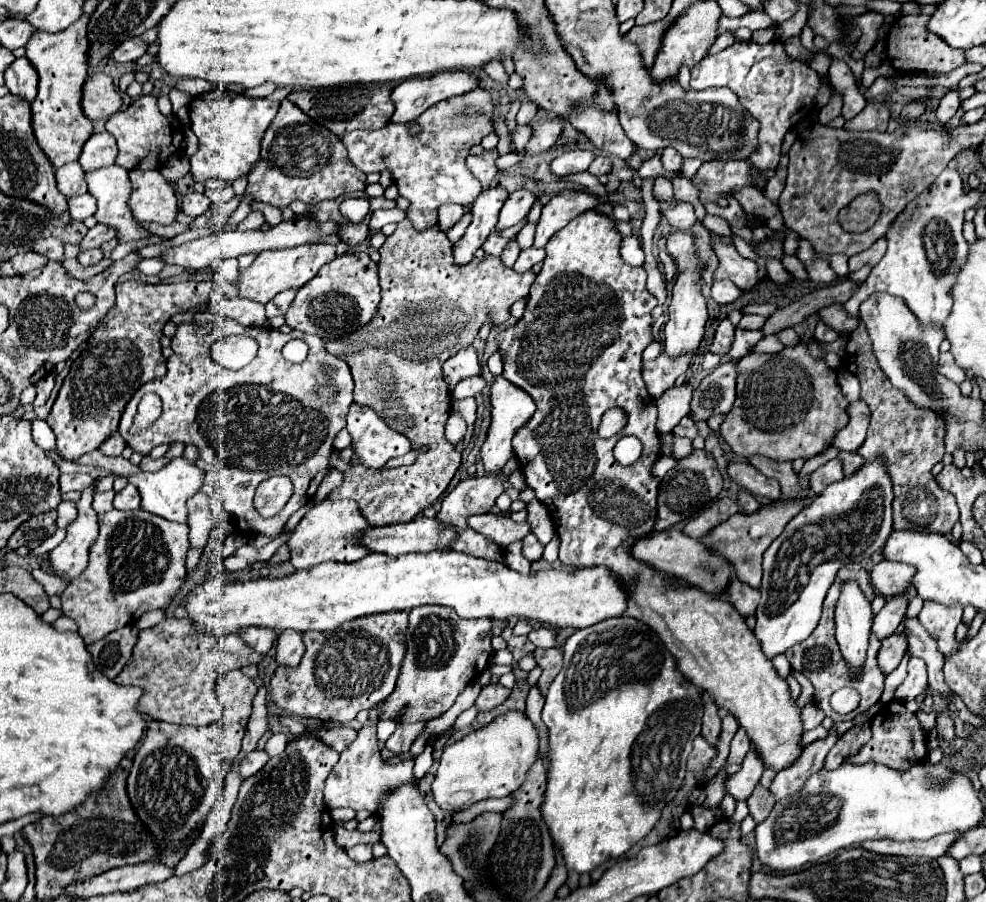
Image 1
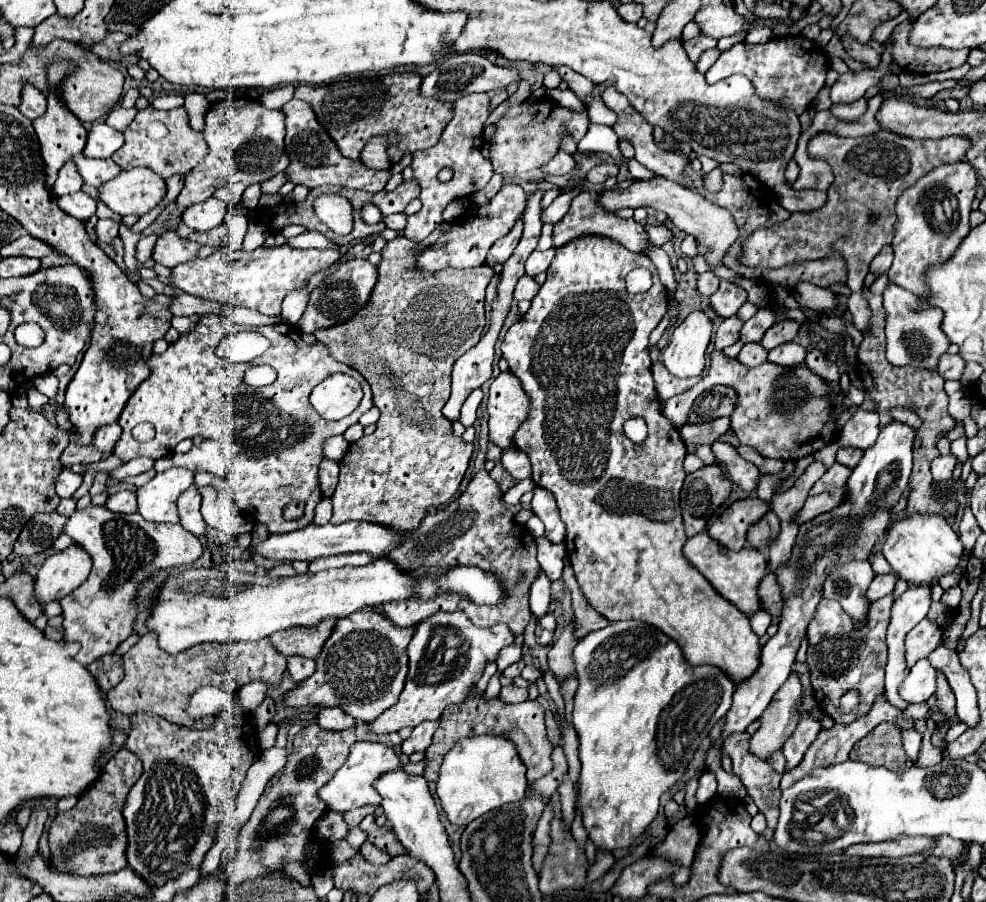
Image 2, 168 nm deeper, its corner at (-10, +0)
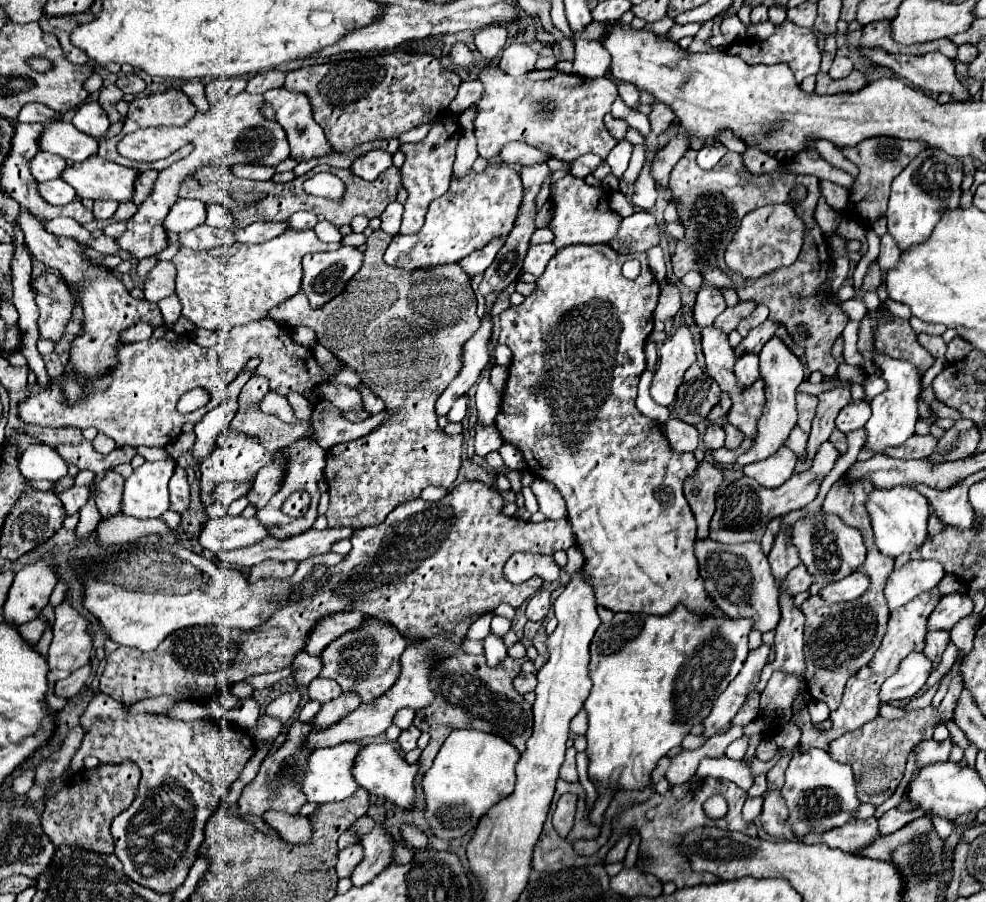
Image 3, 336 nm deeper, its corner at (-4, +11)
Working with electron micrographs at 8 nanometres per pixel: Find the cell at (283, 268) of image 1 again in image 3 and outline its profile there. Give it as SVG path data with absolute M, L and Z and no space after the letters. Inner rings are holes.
M288 228L280 236L262 242L262 244L242 244L236 242L232 246L218 246L210 248L206 252L190 252L186 248L180 248L176 256L172 258L178 276L176 276L176 296L182 304L182 318L190 320L198 328L206 330L224 330L230 332L236 326L264 320L268 318L268 312L276 308L280 302L292 298L300 286L302 286L302 256L308 252L326 252L334 250L340 244L326 244L316 238L314 230L292 230Z

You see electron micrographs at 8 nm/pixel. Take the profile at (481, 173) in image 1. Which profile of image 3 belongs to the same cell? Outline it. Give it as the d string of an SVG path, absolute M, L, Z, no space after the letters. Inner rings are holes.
M486 66L478 72L478 80L484 84L484 92L474 104L474 134L478 138L478 154L486 160L498 156L498 148L510 140L522 140L564 162L572 162L588 152L606 160L618 144L604 126L604 116L618 96L616 84L606 76L586 78L552 68L532 70L526 76L514 78L498 66Z

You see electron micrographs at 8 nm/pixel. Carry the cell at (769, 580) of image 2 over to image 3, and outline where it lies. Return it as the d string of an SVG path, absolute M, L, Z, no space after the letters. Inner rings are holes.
M800 564L798 568L794 568L794 570L786 576L786 580L782 582L782 586L786 586L786 590L794 596L794 594L798 594L798 592L808 590L808 588L812 586L812 582L814 582L814 576L810 576L810 572L806 570L806 566Z

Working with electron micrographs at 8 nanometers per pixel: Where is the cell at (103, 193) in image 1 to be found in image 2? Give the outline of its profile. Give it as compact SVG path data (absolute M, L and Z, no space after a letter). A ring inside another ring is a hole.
M76 155L74 163L78 165L78 173L82 175L86 185L92 185L100 189L106 181L114 179L116 175L122 173L120 167L112 159L88 159L84 155Z

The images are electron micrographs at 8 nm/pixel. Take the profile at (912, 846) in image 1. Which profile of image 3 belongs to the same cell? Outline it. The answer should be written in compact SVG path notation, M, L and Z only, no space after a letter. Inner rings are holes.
M850 818L844 826L840 828L832 828L830 832L822 832L822 834L806 834L802 838L802 842L806 844L818 844L824 842L830 848L840 848L844 852L858 852L862 848L866 848L868 844L872 844L878 838L878 820L876 818L868 818L868 820L854 820Z

